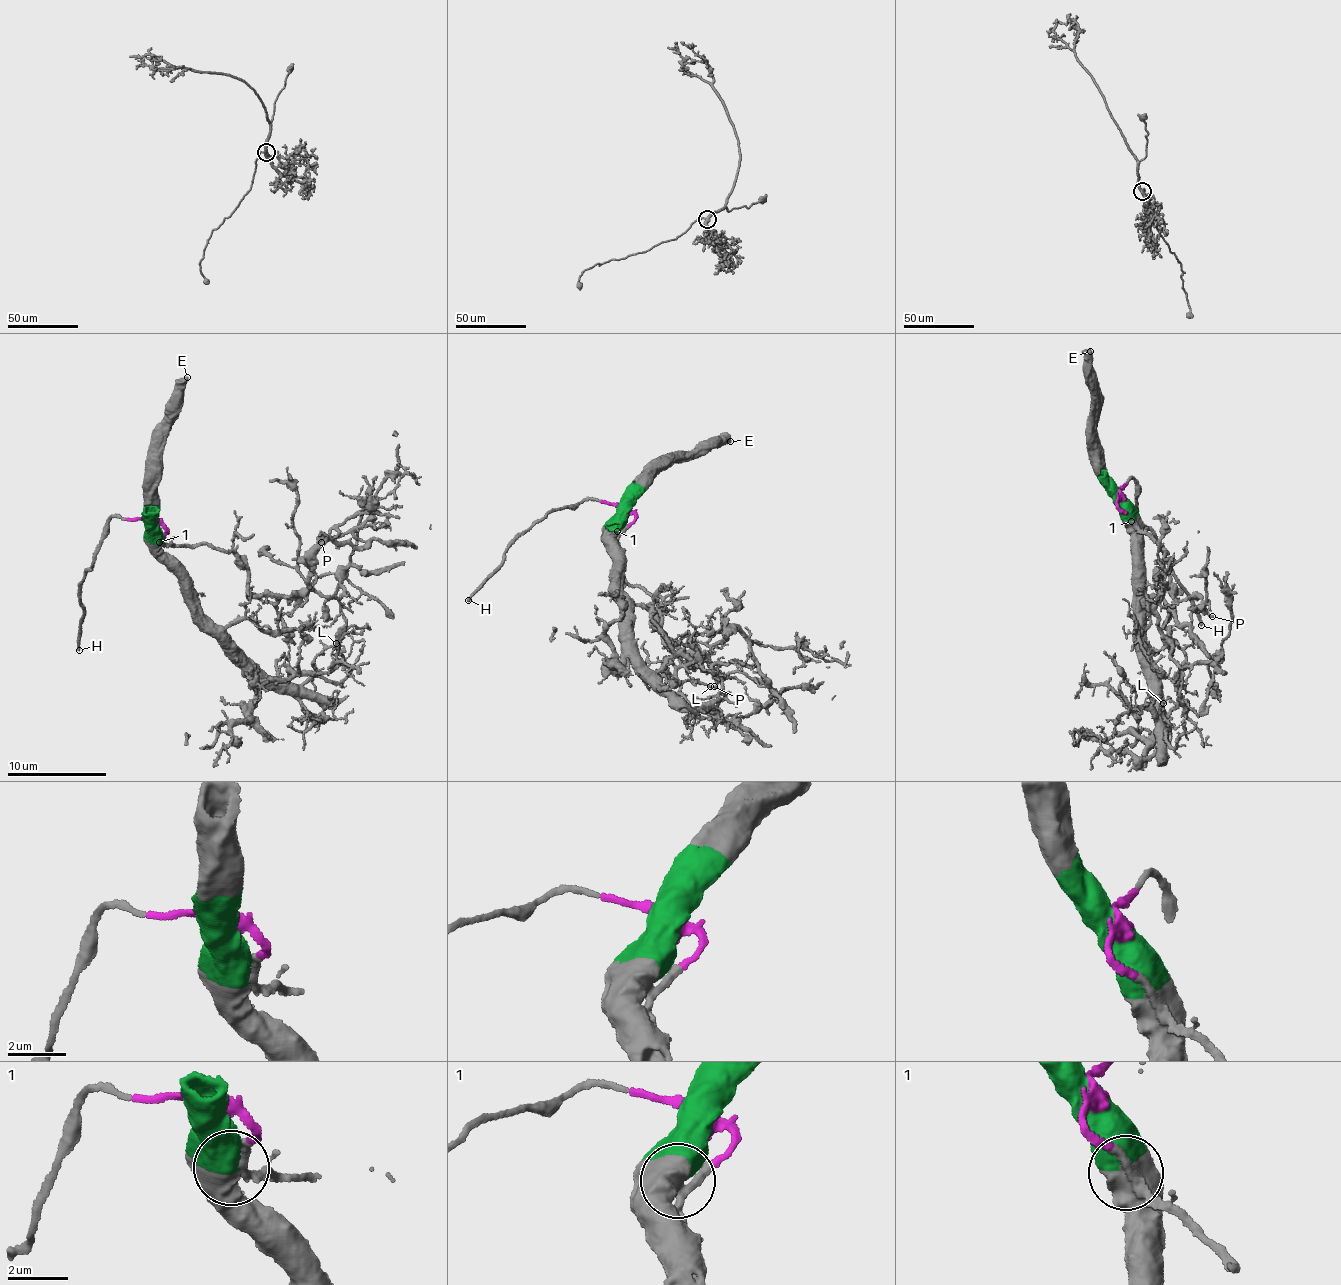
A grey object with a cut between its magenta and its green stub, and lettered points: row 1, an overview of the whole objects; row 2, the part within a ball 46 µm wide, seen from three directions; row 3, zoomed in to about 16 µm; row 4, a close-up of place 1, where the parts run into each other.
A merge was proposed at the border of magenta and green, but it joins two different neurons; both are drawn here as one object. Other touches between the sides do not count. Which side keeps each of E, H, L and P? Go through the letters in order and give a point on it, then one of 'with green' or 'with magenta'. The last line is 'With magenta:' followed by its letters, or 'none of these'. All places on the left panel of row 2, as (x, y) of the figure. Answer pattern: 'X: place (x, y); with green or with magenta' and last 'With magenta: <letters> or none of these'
E: place (187, 377); with green
H: place (79, 650); with magenta
L: place (336, 643); with green
P: place (321, 542); with magenta
With magenta: H, P

